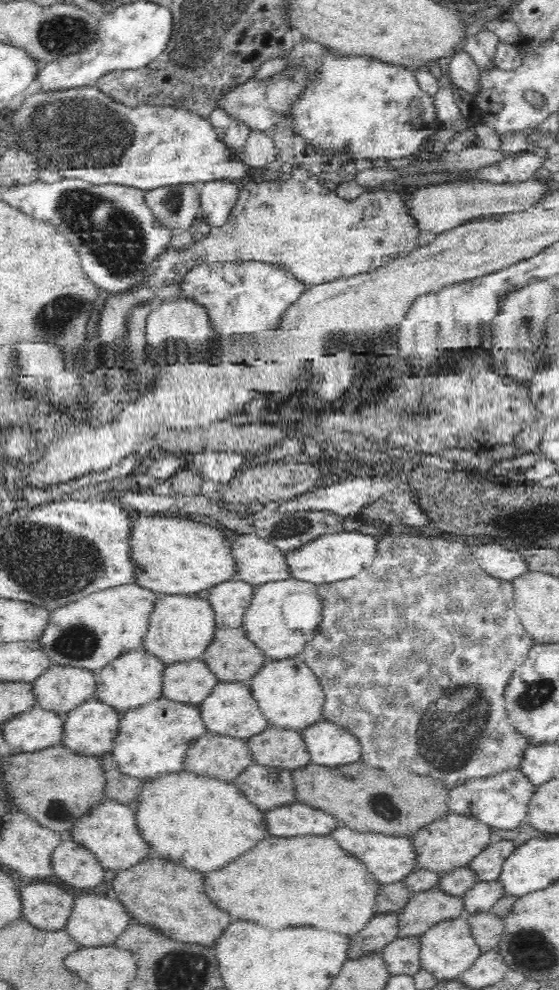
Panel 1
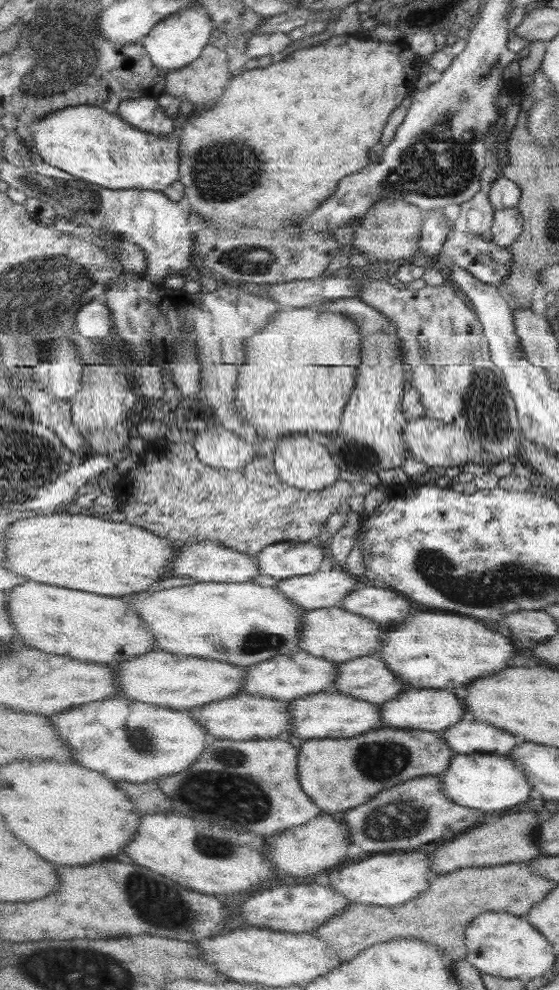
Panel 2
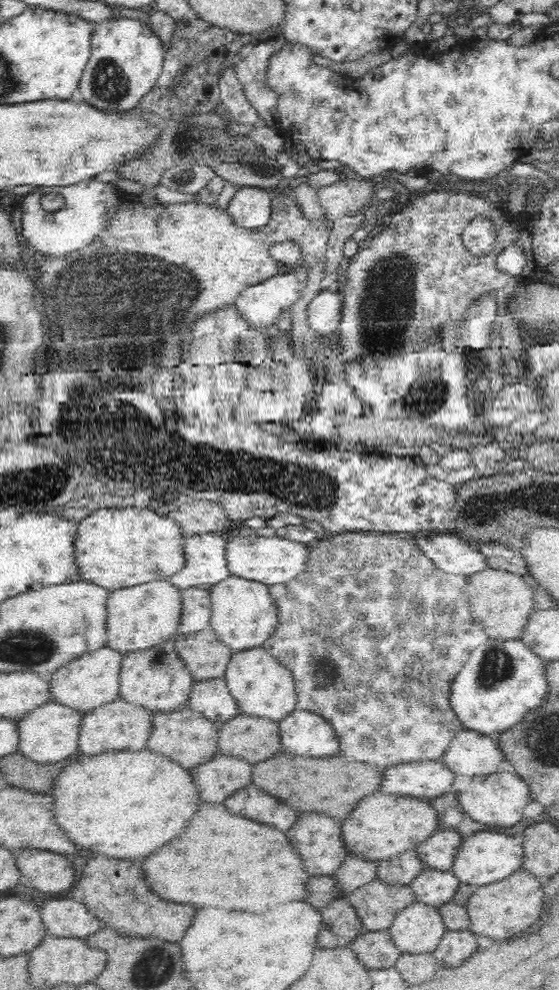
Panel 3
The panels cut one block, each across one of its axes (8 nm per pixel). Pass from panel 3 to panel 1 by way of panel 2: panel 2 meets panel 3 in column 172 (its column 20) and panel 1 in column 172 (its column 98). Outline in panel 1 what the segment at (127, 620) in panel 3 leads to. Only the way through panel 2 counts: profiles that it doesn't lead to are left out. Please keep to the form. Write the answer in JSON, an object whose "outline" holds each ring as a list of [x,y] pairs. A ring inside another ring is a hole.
{"outline":[[[160,594],[154,602],[140,646],[149,654],[157,656],[165,665],[203,660],[215,629],[214,611],[208,599],[199,598],[197,594]]]}

